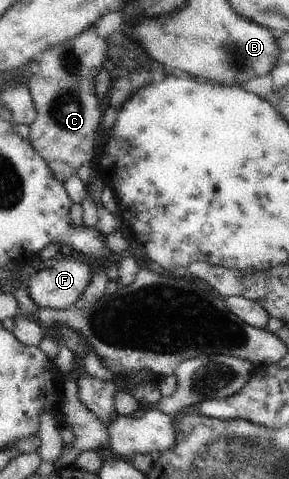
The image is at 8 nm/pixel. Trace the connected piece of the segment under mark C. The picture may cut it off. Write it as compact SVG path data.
M89 27L79 37L42 53L39 70L28 83L37 117L26 140L45 159L59 183L67 183L84 163L93 164L104 115L95 91L95 77L105 59L107 41L97 35L95 27Z

